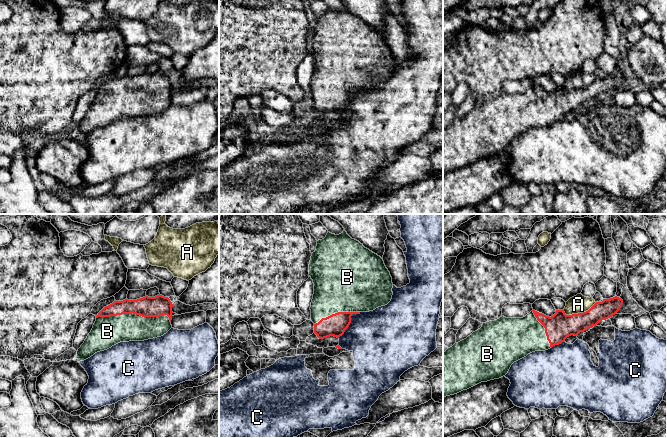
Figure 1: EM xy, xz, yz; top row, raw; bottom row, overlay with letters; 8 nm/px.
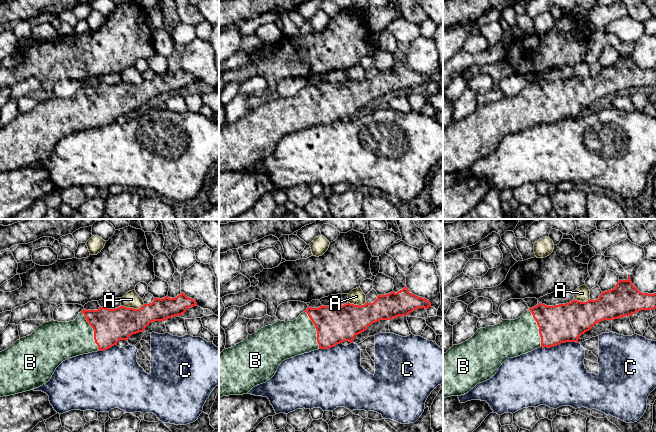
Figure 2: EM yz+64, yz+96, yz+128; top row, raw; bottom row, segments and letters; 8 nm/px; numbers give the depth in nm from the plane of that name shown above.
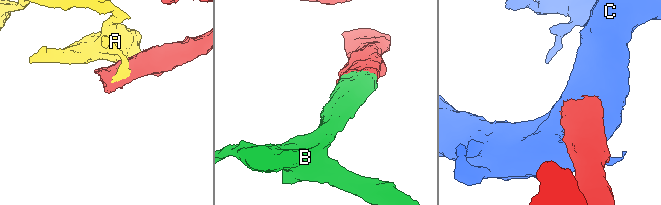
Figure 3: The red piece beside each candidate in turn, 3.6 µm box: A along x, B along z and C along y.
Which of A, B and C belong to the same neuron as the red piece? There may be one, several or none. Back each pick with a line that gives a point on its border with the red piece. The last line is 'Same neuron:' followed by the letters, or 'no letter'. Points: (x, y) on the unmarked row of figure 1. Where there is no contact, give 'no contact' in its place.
B: contact xy (135, 89)
Same neuron: B

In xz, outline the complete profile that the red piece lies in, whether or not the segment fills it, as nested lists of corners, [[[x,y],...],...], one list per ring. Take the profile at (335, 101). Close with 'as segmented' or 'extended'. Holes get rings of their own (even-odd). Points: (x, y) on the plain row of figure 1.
[[[345,5],[339,11],[328,8],[324,15],[317,17],[309,40],[309,52],[314,59],[310,96],[319,115],[339,114],[349,103],[353,90],[373,87],[392,75],[392,53],[383,35],[352,15]]]; extended

